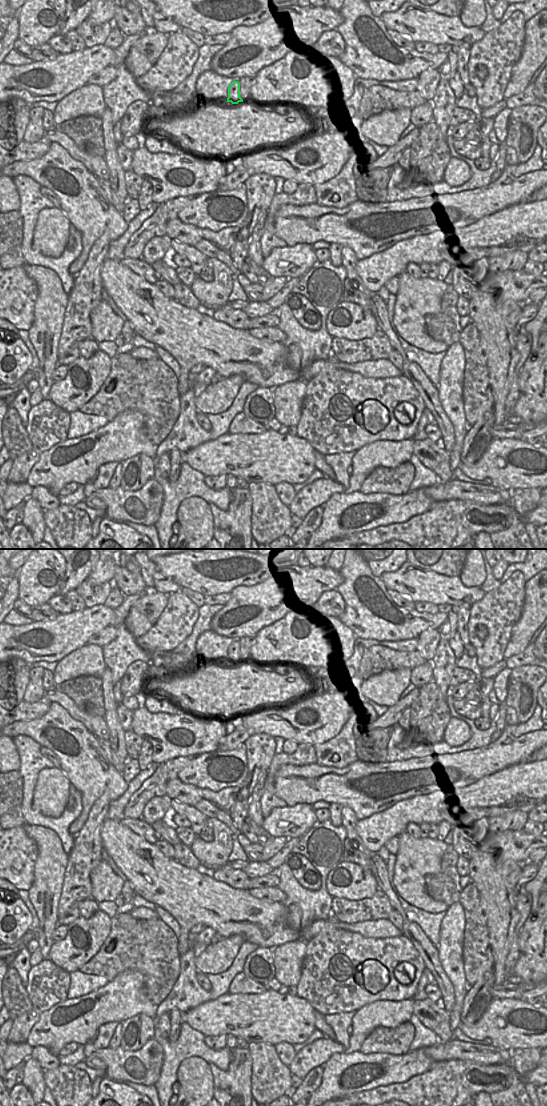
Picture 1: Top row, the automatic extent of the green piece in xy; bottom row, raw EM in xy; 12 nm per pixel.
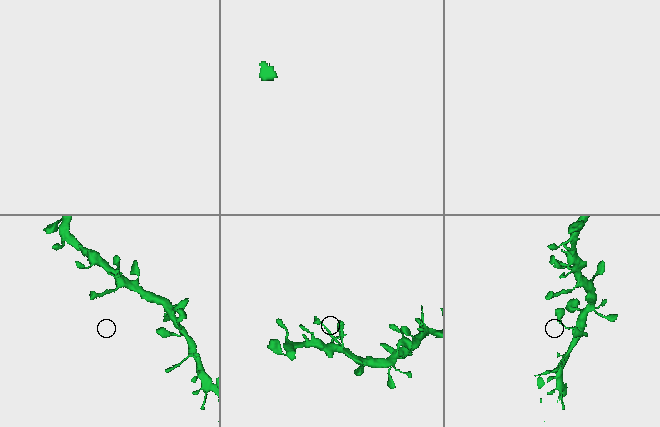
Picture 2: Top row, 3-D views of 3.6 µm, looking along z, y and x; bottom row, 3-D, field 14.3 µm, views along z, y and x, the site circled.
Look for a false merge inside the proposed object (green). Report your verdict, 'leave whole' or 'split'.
leave whole

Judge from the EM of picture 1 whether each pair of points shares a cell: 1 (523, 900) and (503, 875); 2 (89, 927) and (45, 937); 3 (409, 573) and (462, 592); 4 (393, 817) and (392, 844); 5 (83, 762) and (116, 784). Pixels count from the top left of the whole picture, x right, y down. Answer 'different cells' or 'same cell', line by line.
1: different cells
2: different cells
3: same cell
4: different cells
5: same cell

